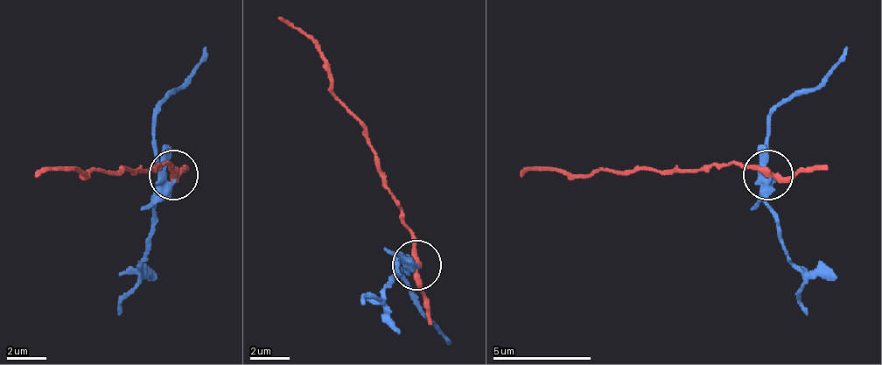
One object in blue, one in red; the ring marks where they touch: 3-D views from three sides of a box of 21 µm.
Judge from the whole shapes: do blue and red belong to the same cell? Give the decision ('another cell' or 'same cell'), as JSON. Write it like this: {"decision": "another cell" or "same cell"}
{"decision": "another cell"}

